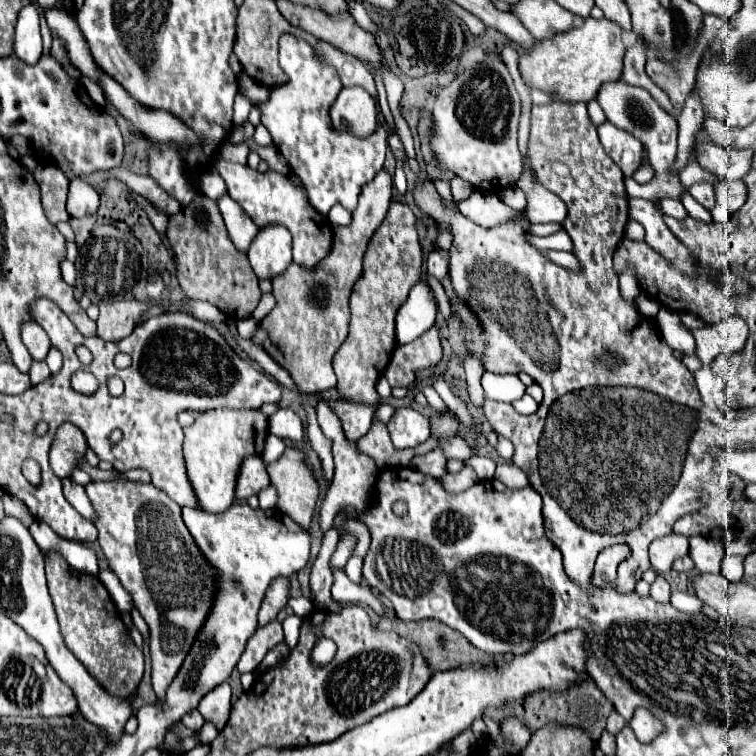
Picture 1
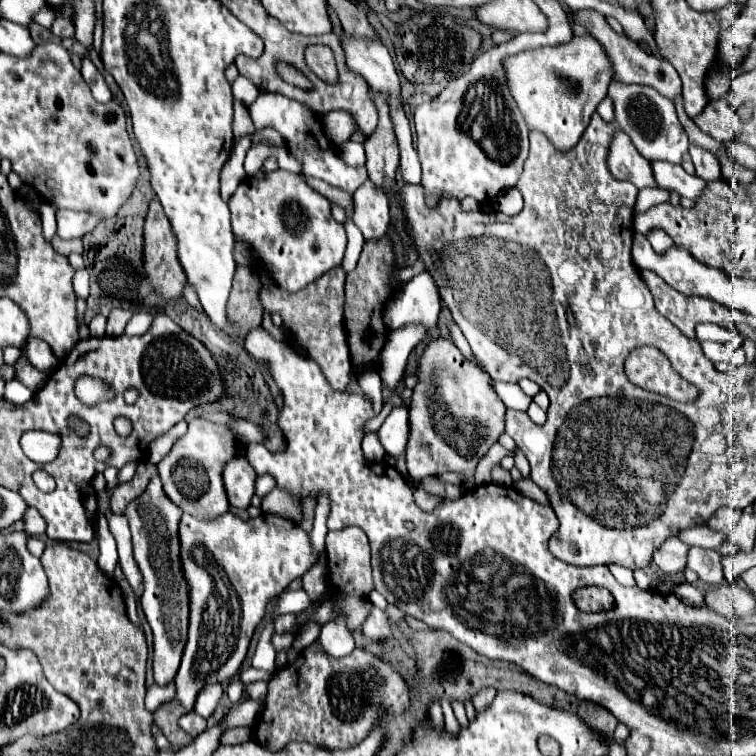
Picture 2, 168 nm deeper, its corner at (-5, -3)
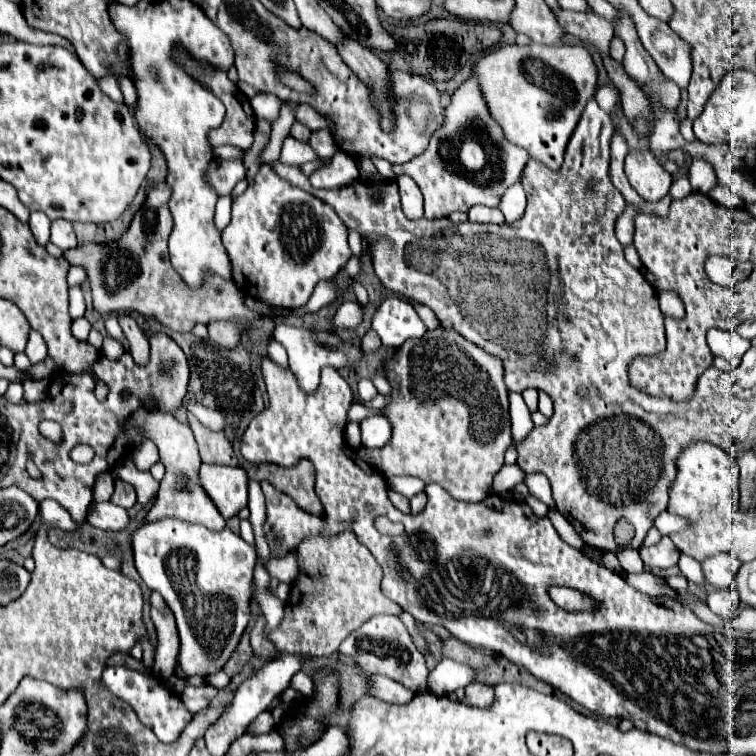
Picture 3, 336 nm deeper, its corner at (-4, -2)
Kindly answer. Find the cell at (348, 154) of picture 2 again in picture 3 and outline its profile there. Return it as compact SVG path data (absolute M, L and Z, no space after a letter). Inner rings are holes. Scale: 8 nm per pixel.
M285 140L283 142L283 156L281 160L285 164L305 164L305 162L311 162L311 160L317 160L319 156L313 152L313 148L309 148L309 144L303 144L303 142L291 142L291 140Z

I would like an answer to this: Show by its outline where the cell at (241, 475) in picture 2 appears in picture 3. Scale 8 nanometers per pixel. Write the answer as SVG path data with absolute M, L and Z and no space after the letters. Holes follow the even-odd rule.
M203 464L199 478L205 494L209 494L225 520L247 506L247 472L243 468Z

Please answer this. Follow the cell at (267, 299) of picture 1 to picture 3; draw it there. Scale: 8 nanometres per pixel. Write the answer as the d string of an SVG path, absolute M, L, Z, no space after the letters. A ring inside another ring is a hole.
M279 324L273 332L275 340L283 344L287 354L289 354L289 368L293 372L293 376L297 378L297 384L301 386L301 390L305 392L313 392L319 386L319 378L321 378L321 368L331 366L331 368L343 368L349 366L353 362L357 362L361 358L361 348L351 344L351 342L343 342L337 334L333 332L309 332L303 328L295 328L295 326L287 326L287 324Z

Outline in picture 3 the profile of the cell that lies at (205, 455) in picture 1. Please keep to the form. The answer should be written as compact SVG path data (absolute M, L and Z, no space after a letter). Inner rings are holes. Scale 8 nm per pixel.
M141 408L134 413L126 425L125 433L131 440L131 448L134 449L141 446L145 440L153 440L155 446L159 448L161 462L165 466L165 478L161 480L153 508L145 516L145 524L157 522L161 518L177 518L183 522L203 524L209 530L217 530L217 532L225 528L225 520L221 518L219 510L213 506L209 496L199 486L199 464L201 464L201 460L199 460L197 442L193 438L189 424L181 424L179 420L175 420L167 412L159 412L159 410L147 412Z

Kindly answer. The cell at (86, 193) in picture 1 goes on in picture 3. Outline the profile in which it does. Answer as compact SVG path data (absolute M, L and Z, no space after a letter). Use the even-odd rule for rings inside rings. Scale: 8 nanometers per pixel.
M55 220L51 224L51 242L63 250L77 246L77 236L69 220Z

